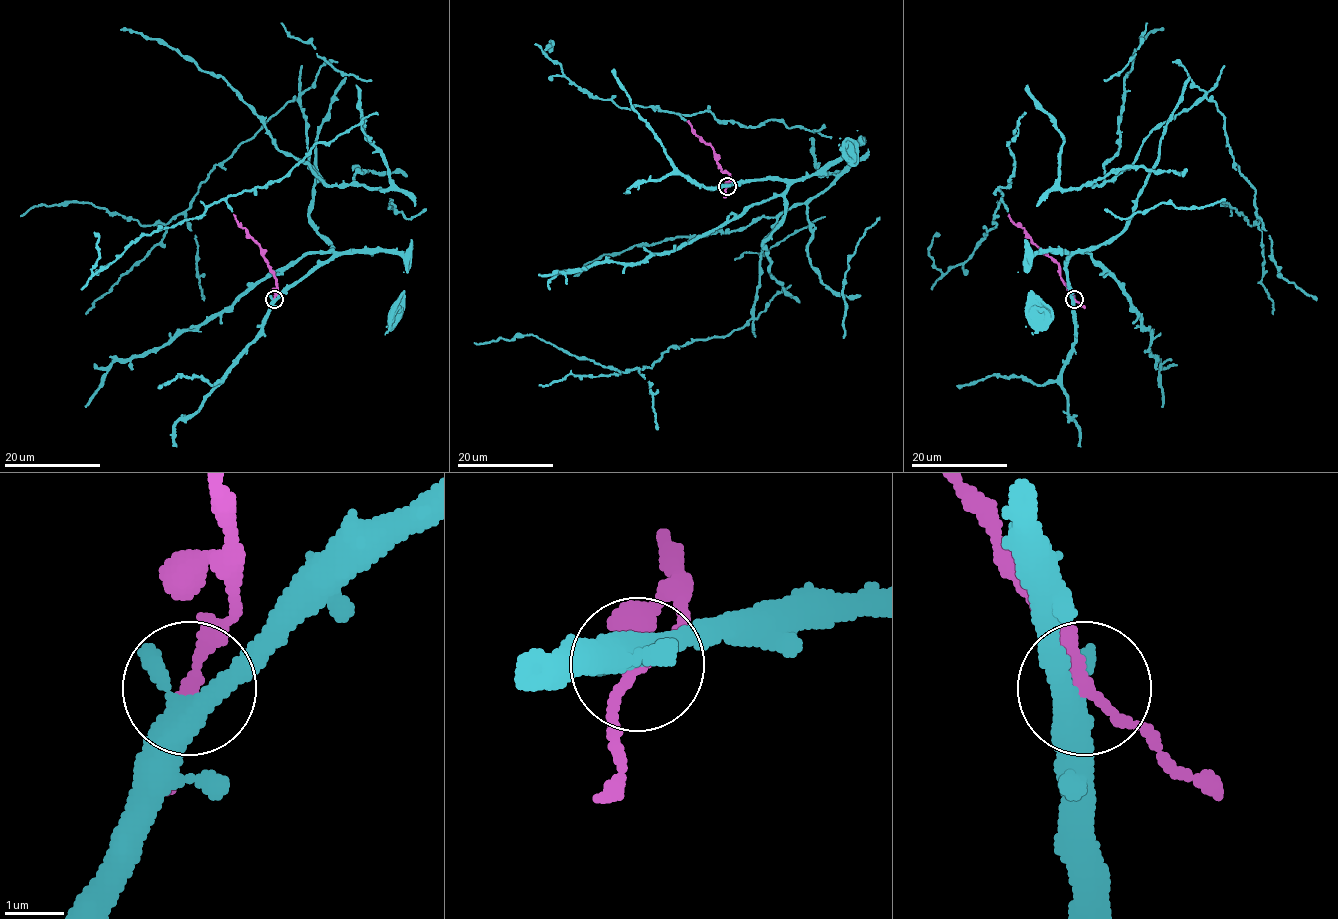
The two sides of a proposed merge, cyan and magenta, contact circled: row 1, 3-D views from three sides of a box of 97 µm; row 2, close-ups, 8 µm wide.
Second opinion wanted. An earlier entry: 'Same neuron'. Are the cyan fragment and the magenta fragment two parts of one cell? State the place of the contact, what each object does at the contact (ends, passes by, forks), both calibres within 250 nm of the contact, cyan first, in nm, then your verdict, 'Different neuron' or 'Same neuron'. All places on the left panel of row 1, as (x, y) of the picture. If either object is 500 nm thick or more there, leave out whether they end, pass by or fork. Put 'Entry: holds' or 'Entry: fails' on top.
Entry: holds
Place: (274, 299). At the ring cyan forks. At the ring magenta passes by. Thickness 360 nm (cyan) against 200 nm. Same neuron

